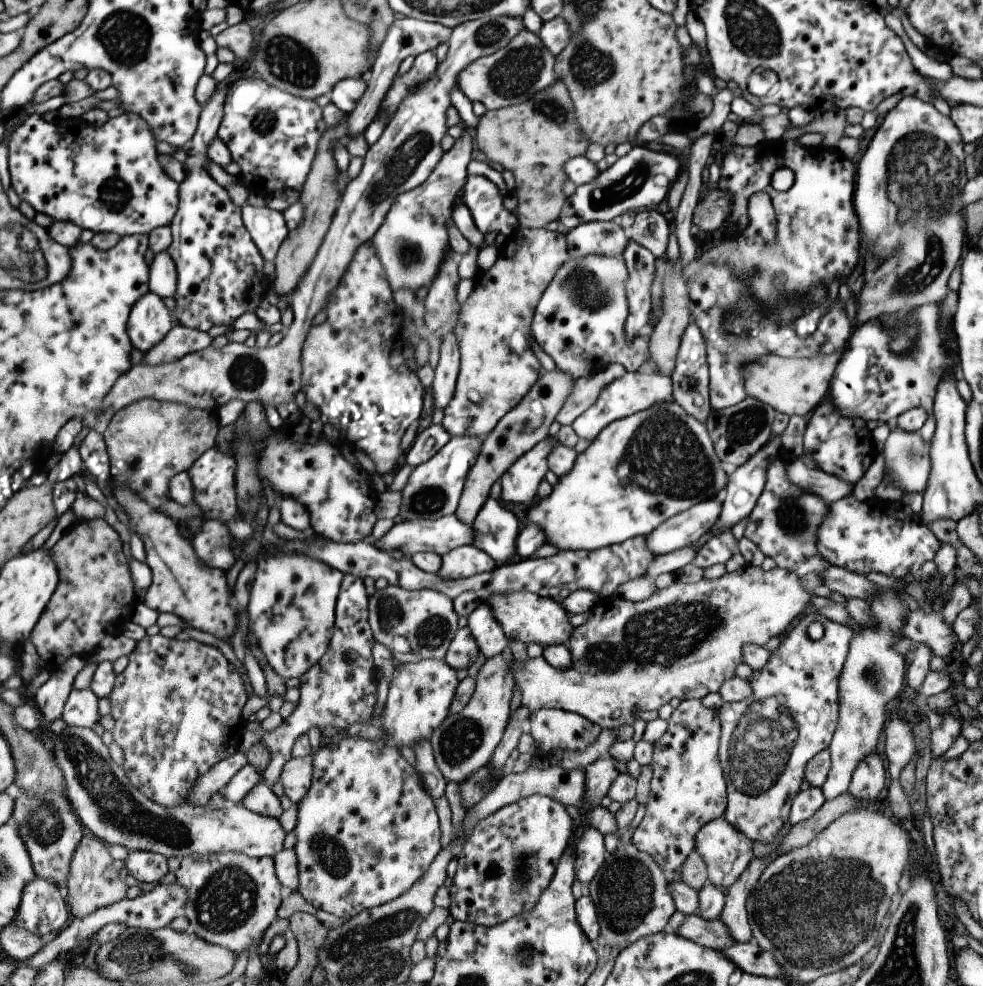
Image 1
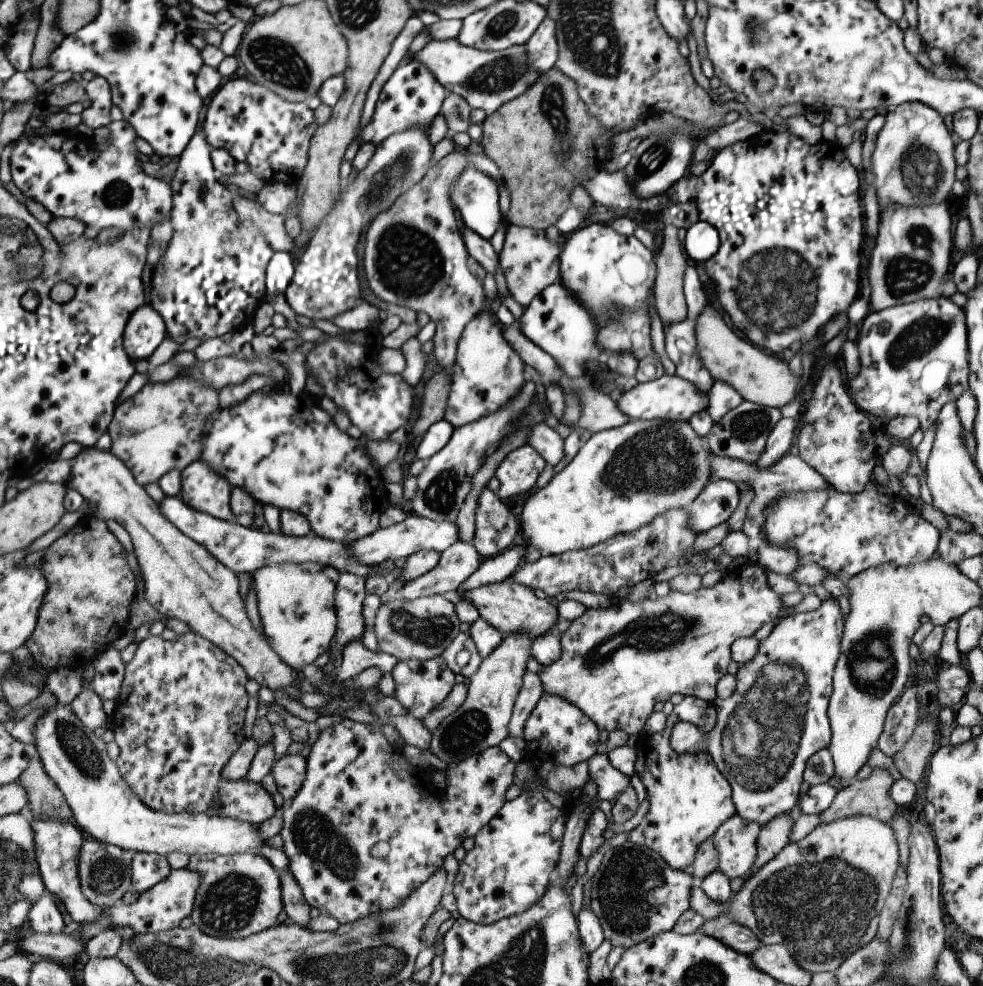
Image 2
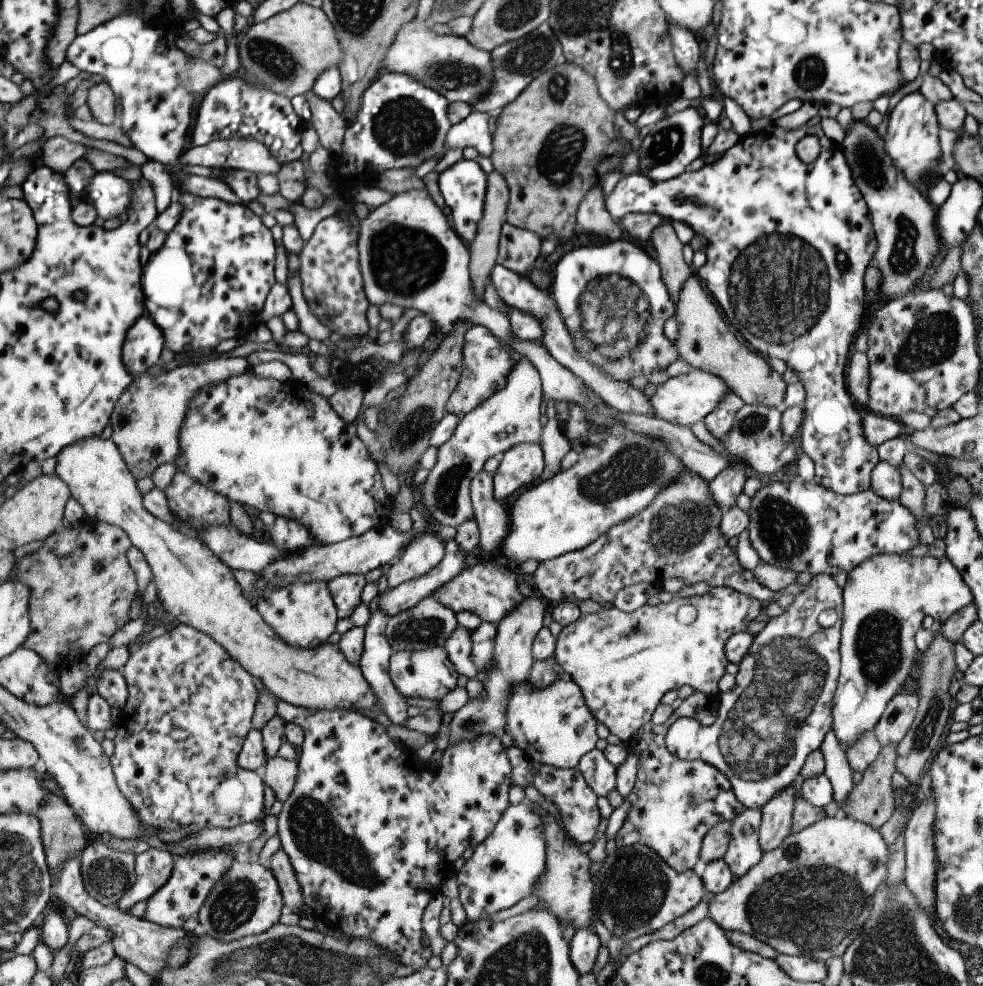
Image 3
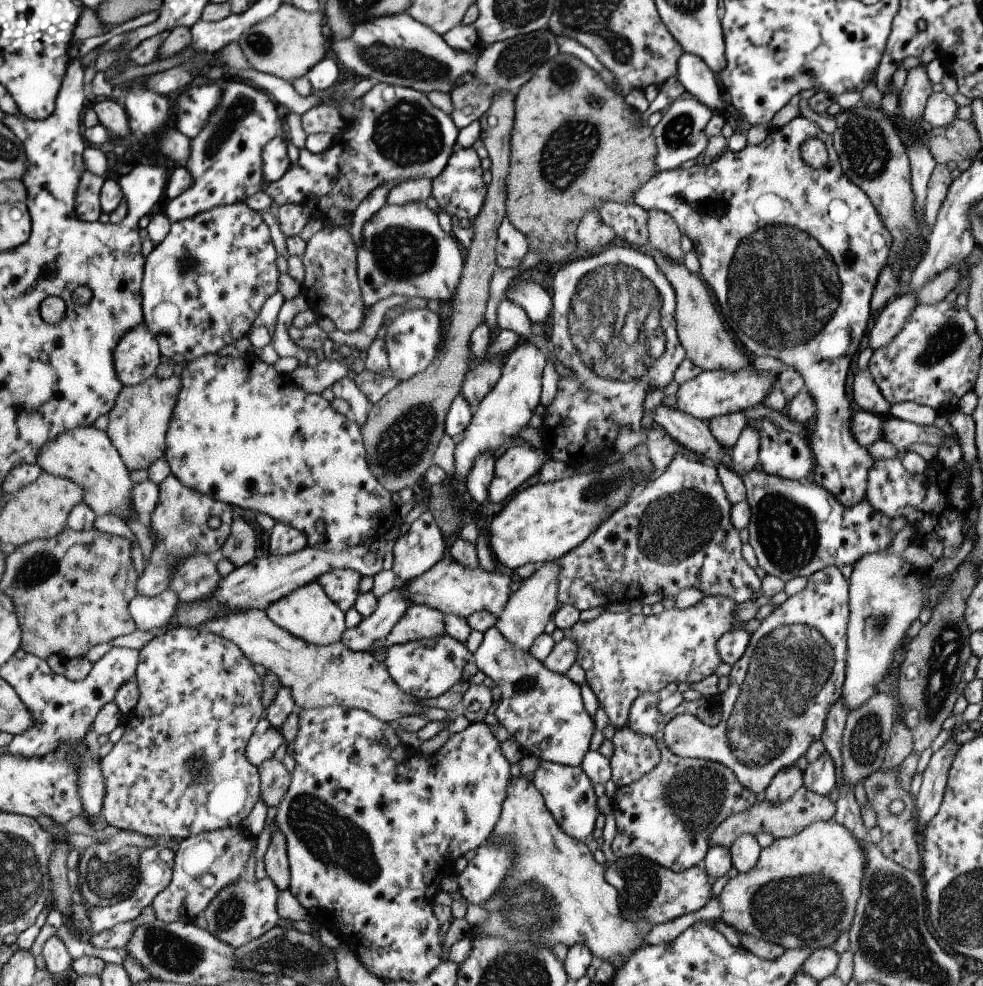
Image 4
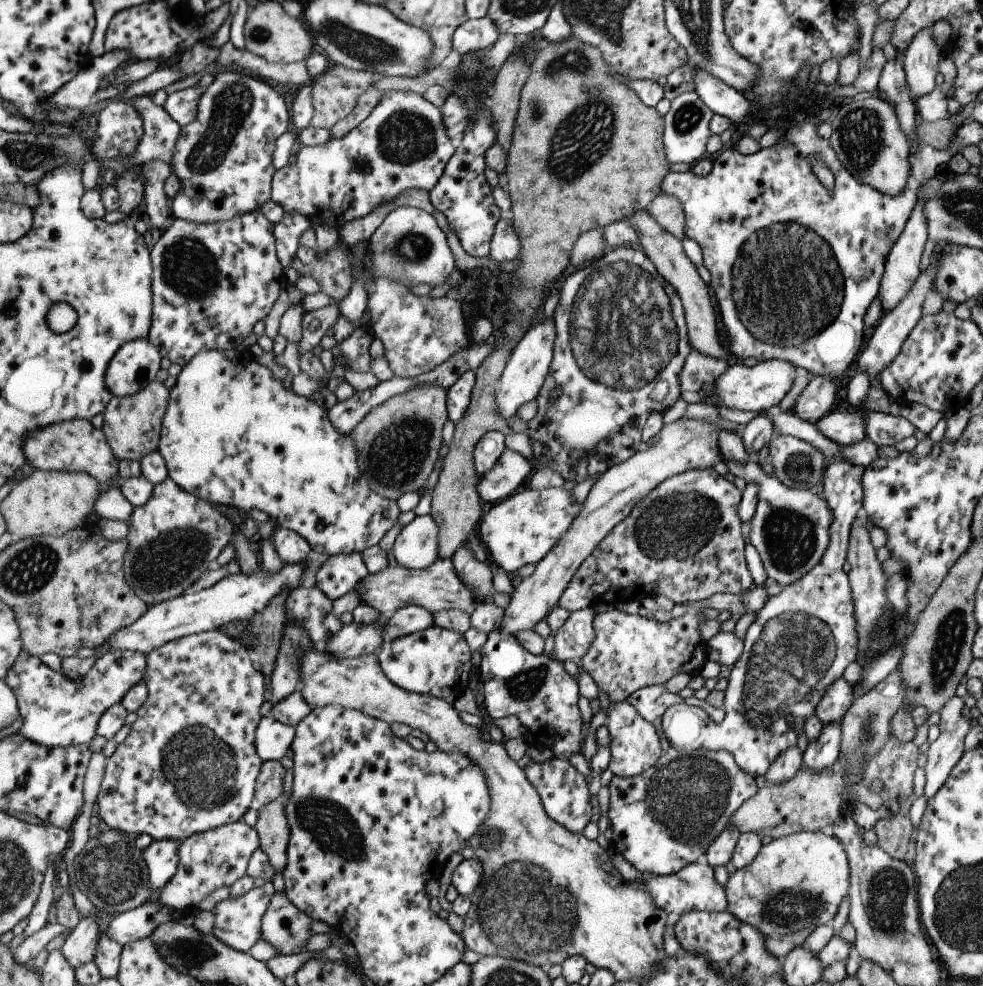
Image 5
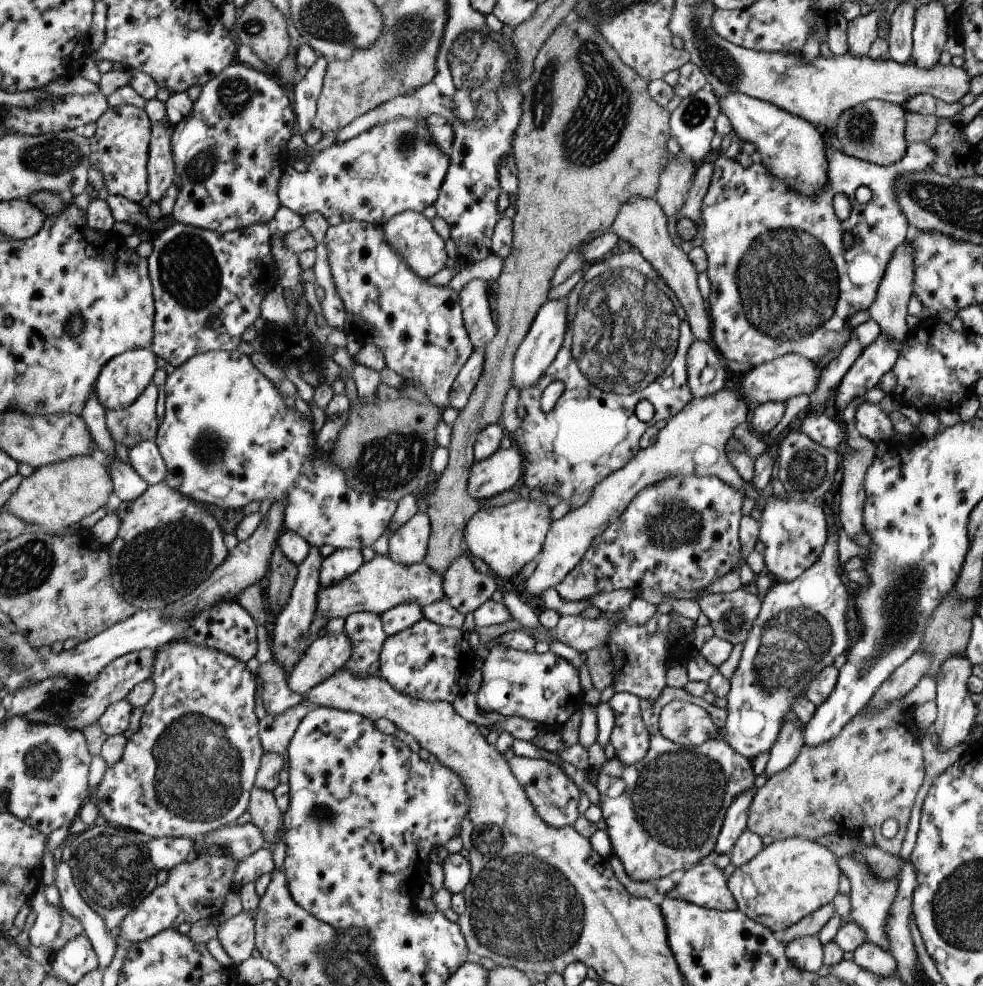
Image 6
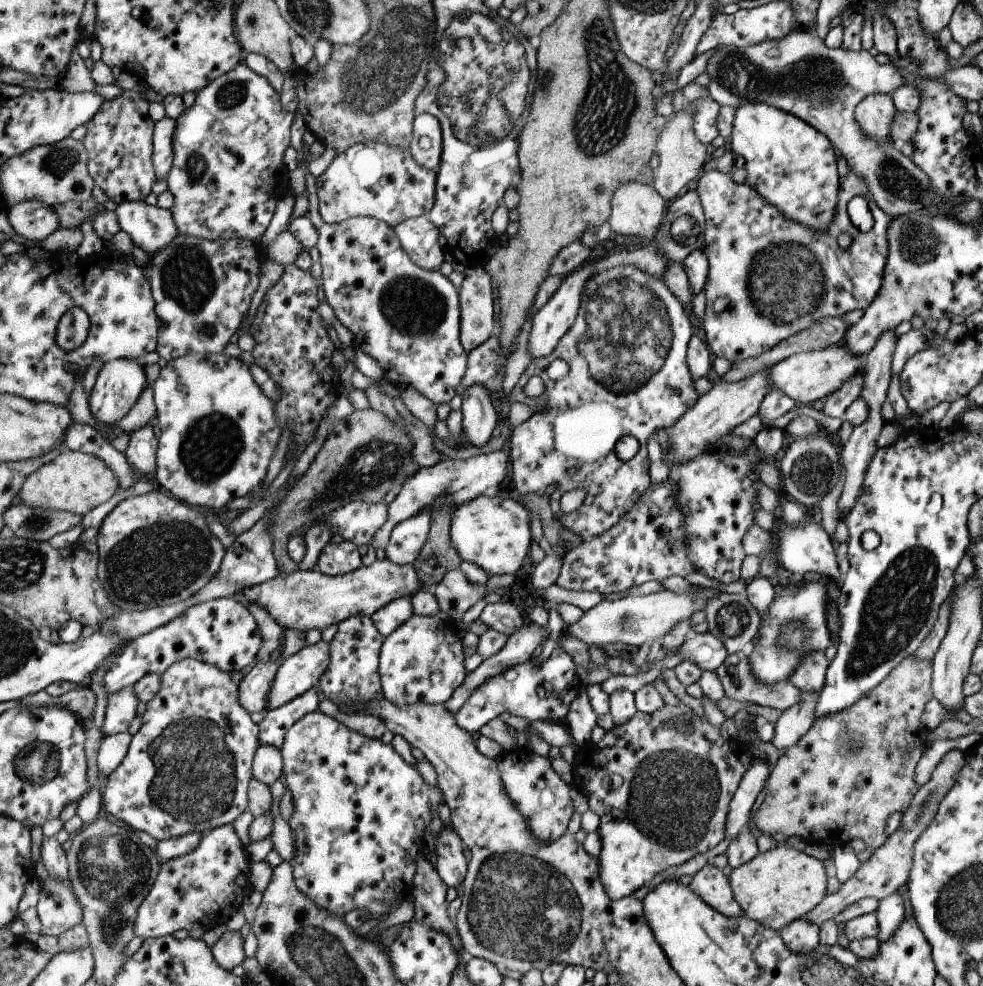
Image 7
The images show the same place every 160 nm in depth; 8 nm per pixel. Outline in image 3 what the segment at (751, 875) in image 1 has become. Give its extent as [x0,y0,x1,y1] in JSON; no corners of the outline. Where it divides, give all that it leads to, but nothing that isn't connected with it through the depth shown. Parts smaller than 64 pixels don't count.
[758,786,794,851]

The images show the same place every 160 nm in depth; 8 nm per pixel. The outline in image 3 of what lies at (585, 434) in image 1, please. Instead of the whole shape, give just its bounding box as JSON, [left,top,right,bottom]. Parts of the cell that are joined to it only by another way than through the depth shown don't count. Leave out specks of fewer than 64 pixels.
[648,368,728,427]

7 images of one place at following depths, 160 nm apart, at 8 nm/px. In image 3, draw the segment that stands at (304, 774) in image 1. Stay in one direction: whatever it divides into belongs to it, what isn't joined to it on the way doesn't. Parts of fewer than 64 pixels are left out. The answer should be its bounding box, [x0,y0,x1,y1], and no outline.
[265,755,298,803]

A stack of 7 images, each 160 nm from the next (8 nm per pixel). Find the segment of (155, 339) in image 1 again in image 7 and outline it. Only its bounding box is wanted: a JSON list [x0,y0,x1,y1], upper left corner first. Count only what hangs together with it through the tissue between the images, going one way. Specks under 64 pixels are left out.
[87,359,147,428]

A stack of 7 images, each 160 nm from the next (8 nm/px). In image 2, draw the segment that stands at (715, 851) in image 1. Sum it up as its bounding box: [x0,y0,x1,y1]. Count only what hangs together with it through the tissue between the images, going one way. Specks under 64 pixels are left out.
[712,814,760,880]

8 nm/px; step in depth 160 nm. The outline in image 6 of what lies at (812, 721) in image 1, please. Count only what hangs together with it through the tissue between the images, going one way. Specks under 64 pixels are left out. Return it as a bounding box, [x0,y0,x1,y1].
[658,533,849,760]

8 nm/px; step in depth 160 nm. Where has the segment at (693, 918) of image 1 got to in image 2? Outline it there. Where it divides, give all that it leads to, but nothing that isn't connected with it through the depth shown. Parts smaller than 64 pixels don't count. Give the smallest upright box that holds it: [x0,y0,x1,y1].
[698,915,761,956]

